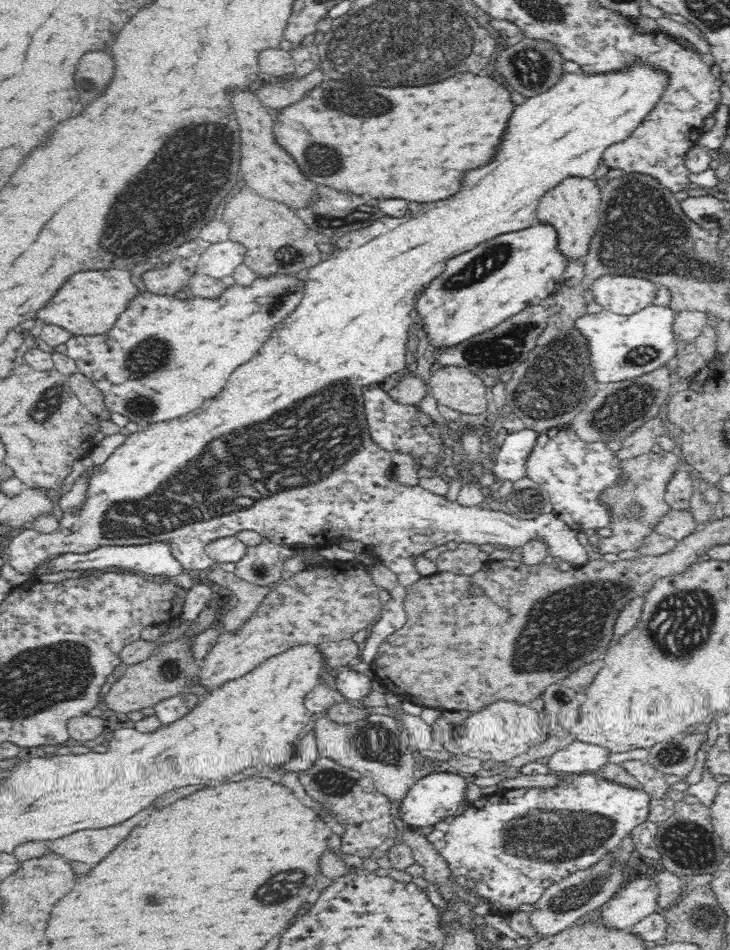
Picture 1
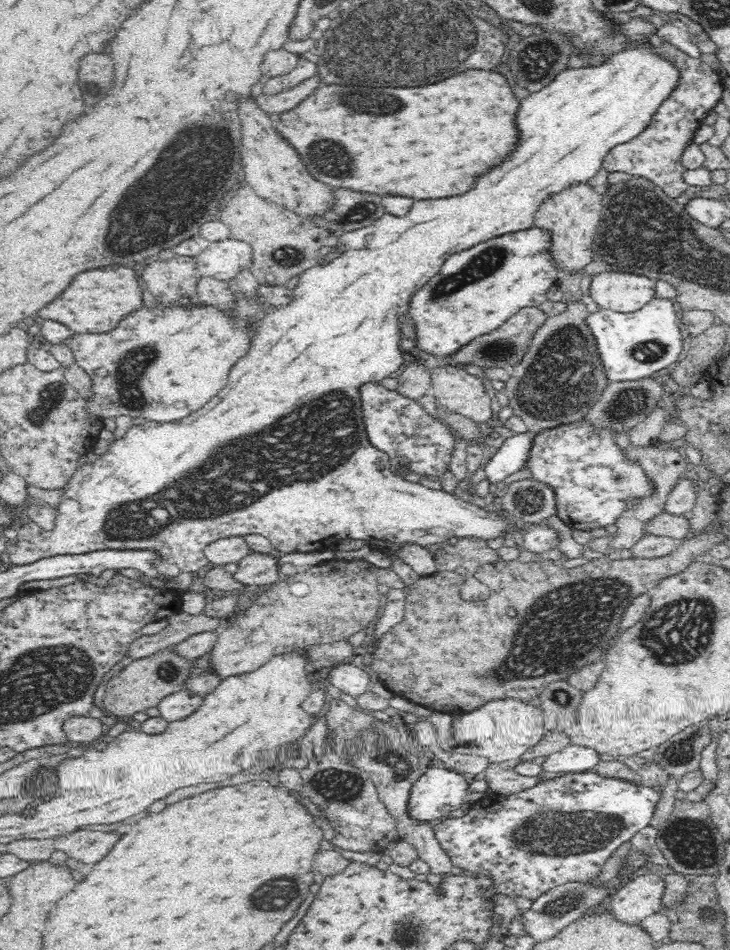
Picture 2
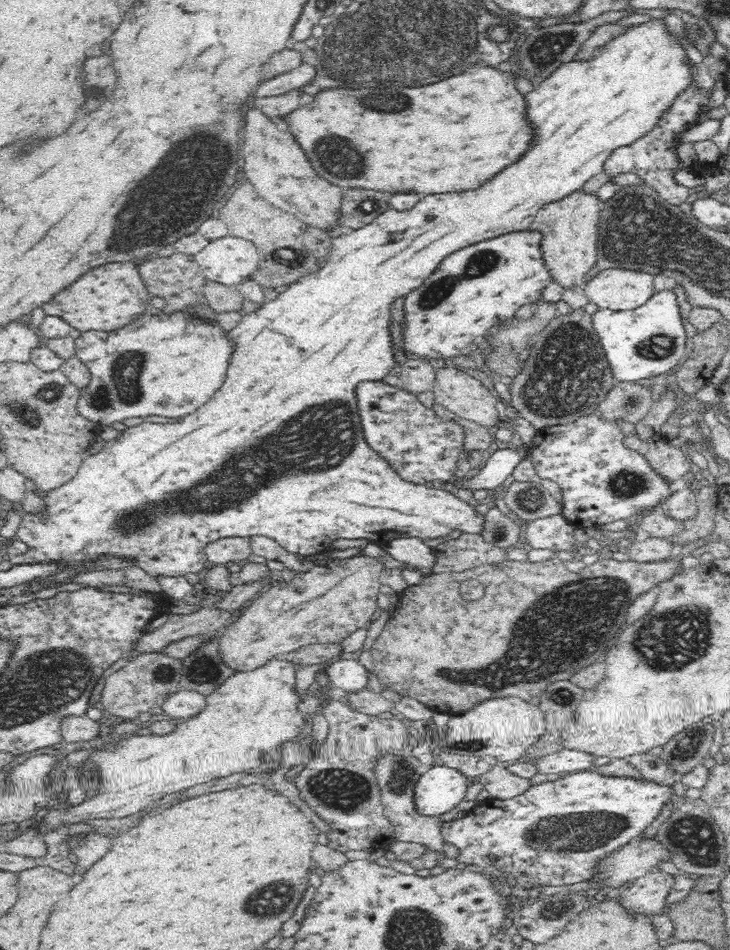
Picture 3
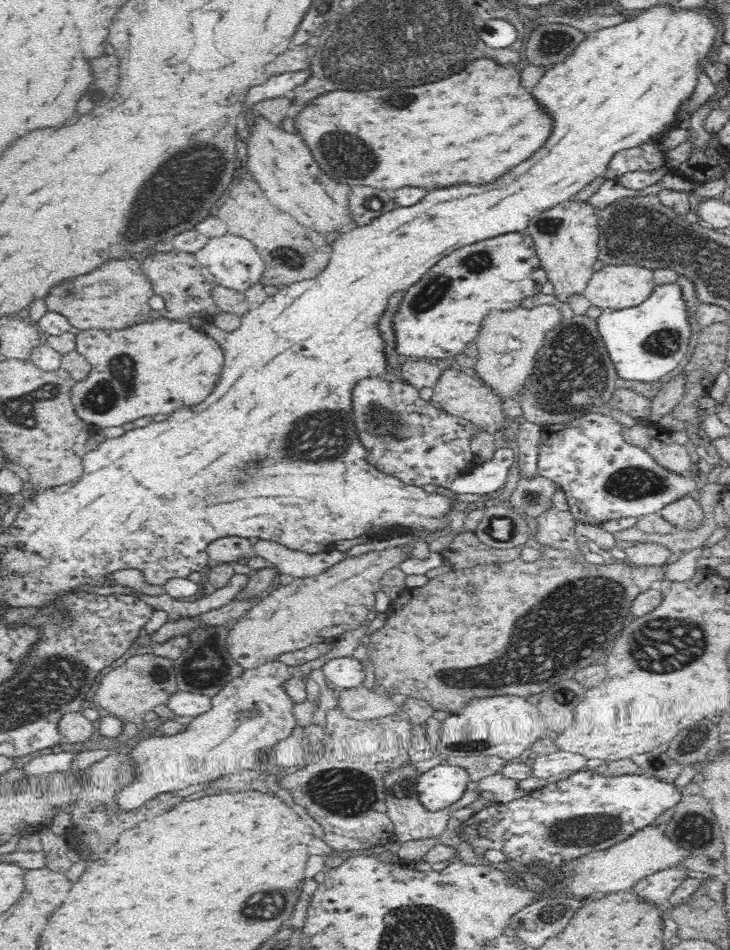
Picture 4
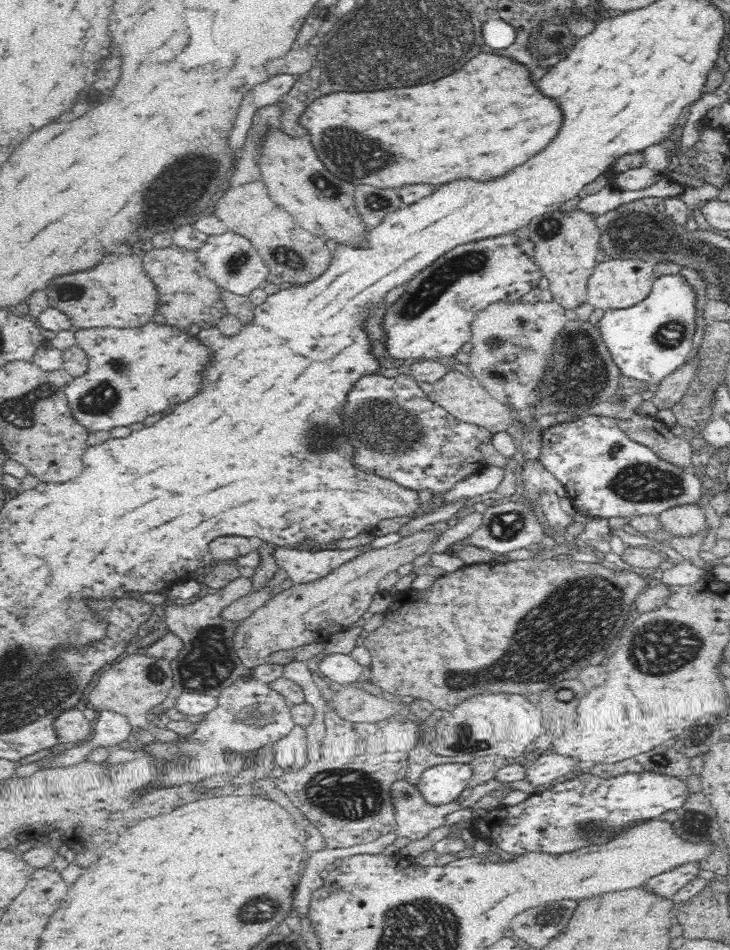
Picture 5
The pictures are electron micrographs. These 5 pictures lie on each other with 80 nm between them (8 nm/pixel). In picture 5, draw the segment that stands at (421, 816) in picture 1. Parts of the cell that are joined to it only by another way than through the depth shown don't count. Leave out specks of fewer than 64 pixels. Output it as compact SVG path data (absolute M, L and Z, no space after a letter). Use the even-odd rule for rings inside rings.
M446 763L432 766L425 770L416 787L430 804L446 804L456 801L458 796L468 788L468 780L472 778L472 766L469 763Z

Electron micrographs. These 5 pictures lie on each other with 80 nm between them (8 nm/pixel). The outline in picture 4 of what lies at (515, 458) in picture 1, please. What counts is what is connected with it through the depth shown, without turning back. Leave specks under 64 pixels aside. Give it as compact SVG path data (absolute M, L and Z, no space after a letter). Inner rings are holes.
M497 448L494 460L484 461L449 486L454 494L490 494L502 487L508 478L508 472L515 462L514 452L510 448Z

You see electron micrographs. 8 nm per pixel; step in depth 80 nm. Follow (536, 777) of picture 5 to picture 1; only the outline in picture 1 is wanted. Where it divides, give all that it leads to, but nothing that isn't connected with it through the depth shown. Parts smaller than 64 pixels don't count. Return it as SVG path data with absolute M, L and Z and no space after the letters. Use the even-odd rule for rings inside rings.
M574 742L548 758L550 772L596 773L608 763L608 750L587 743Z

